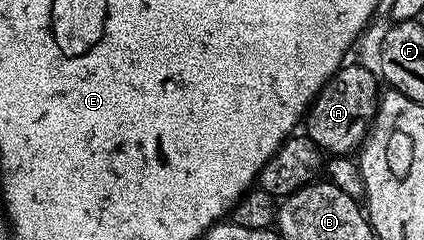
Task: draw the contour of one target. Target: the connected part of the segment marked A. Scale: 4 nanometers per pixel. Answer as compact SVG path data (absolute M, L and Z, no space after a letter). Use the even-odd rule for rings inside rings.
M343 63L333 78L322 87L304 117L305 135L323 153L335 156L346 156L361 149L362 141L374 123L374 113L378 110L380 99L379 77L375 73L374 77L362 64L350 63Z

